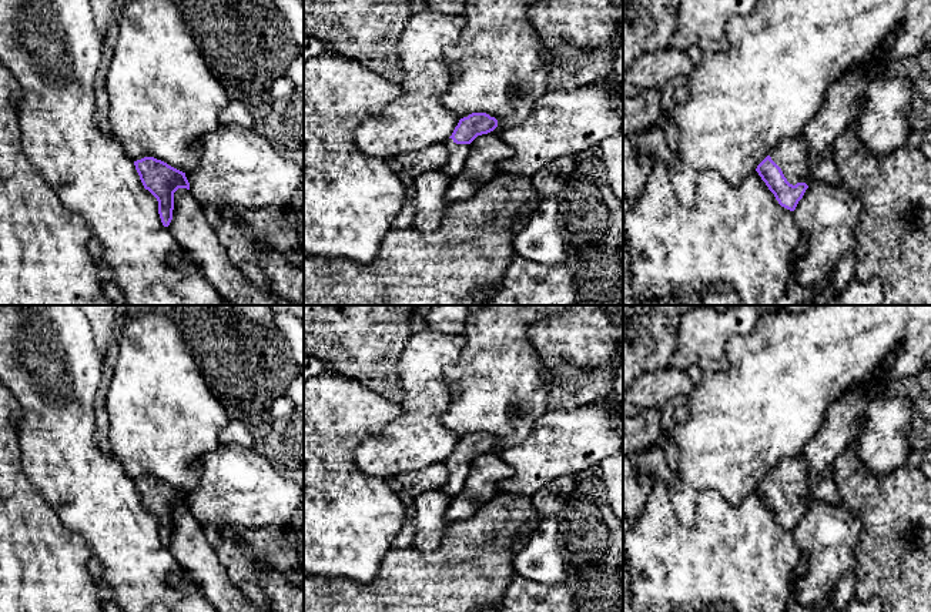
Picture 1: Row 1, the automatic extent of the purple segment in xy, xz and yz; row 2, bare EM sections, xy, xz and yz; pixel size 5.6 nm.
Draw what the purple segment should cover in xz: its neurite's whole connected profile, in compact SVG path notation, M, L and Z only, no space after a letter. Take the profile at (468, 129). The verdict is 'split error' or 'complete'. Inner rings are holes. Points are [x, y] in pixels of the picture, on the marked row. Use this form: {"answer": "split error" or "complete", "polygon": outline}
{"answer": "split error", "polygon": "M472 113L459 120L452 136L446 140L448 161L442 173L451 178L456 177L465 167L470 143L482 134L488 134L498 127L498 120L486 113Z"}

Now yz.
{"answer": "split error", "polygon": "M803 137L781 138L756 168L778 204L794 211L808 188L808 144Z"}

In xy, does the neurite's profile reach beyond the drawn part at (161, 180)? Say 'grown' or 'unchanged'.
unchanged

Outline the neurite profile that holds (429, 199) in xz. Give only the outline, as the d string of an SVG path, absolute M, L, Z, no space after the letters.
M431 170L413 178L413 230L431 233L441 227L448 207L446 191L451 181L452 178L443 174L442 170Z

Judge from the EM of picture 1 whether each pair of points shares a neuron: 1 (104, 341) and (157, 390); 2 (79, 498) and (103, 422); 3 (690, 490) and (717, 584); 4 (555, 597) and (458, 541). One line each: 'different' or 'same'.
1: different
2: different
3: different
4: different

